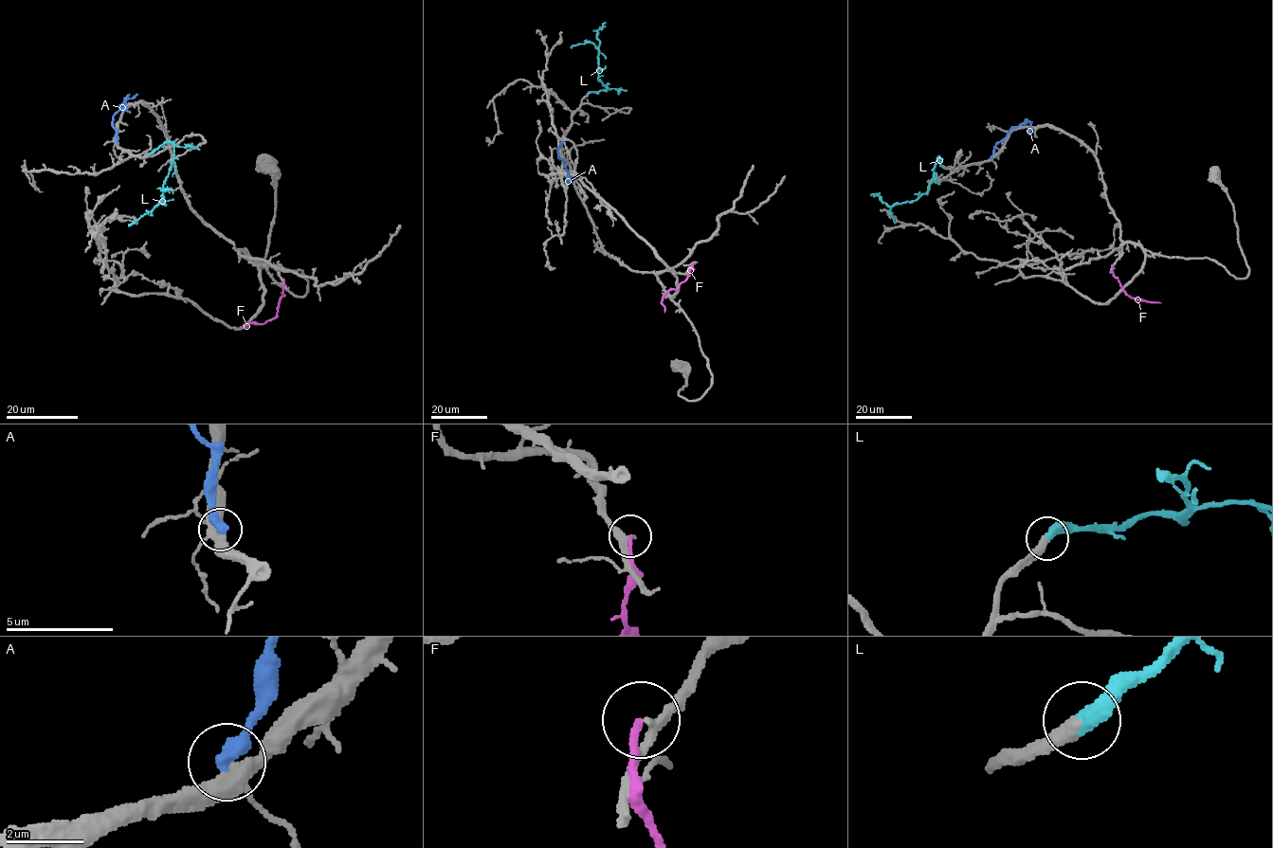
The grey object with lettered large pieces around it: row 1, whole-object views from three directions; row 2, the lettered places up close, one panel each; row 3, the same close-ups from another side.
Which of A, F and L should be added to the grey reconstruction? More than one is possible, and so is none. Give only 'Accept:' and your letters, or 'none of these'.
Accept: L

